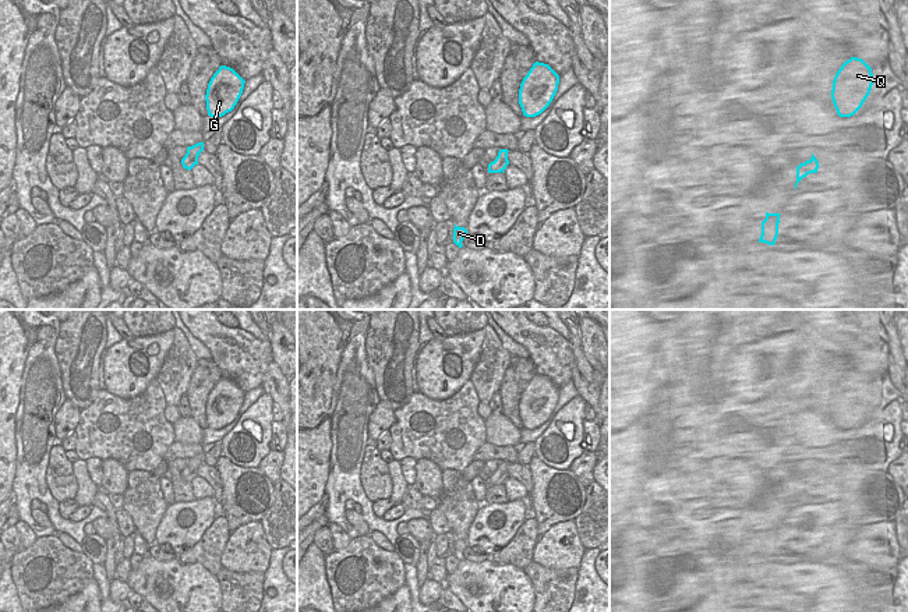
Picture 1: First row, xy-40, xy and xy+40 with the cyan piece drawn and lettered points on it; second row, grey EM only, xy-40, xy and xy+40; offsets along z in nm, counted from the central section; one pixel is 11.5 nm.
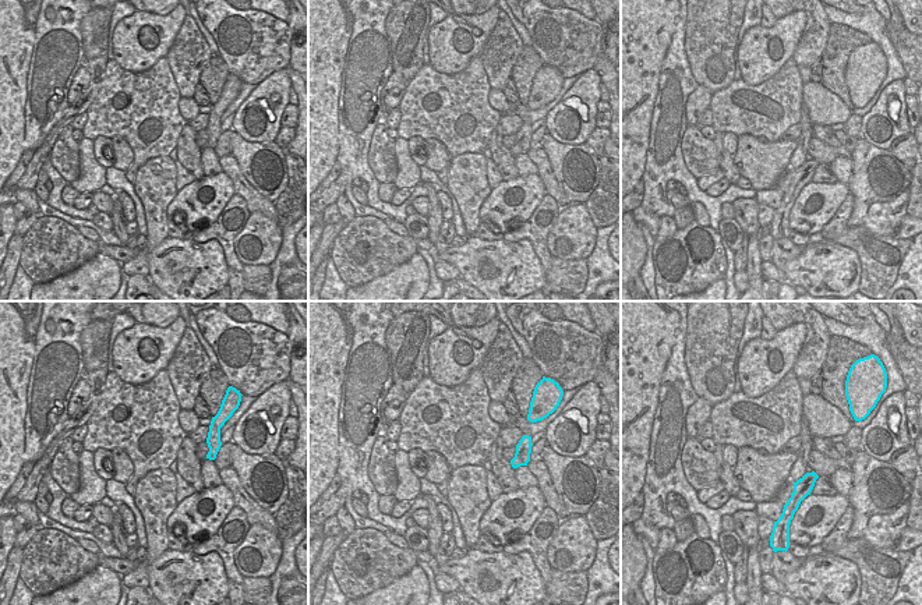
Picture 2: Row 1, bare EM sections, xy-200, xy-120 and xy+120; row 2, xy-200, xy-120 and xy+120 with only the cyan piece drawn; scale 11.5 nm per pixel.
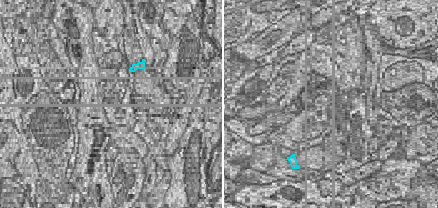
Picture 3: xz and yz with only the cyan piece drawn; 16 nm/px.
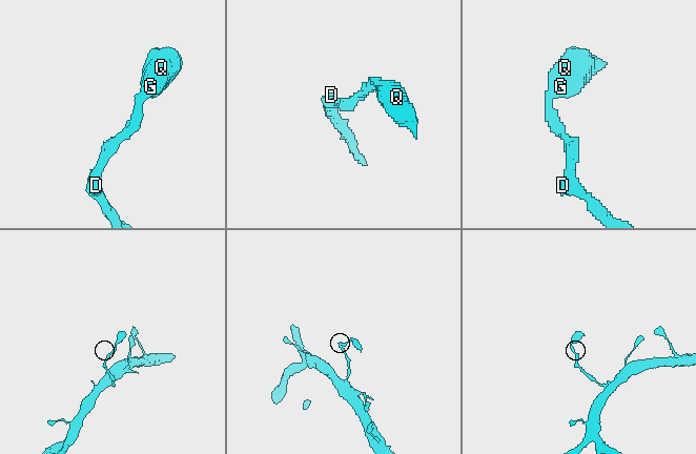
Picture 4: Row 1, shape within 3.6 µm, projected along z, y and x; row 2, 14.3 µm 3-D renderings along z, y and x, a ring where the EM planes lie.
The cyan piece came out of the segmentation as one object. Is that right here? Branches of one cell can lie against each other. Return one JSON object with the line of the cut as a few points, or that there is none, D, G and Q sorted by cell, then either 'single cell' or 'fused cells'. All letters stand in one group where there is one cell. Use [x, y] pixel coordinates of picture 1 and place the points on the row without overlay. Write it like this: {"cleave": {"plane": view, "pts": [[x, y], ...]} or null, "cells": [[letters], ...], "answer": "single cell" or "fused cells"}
{"cleave": null, "cells": [["D", "G", "Q"]], "answer": "single cell"}

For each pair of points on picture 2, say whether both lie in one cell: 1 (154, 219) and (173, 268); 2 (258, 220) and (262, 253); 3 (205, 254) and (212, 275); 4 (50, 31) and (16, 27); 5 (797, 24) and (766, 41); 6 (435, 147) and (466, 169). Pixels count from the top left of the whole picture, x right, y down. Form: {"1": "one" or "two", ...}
{"1": "two", "2": "one", "3": "one", "4": "two", "5": "one", "6": "two"}

